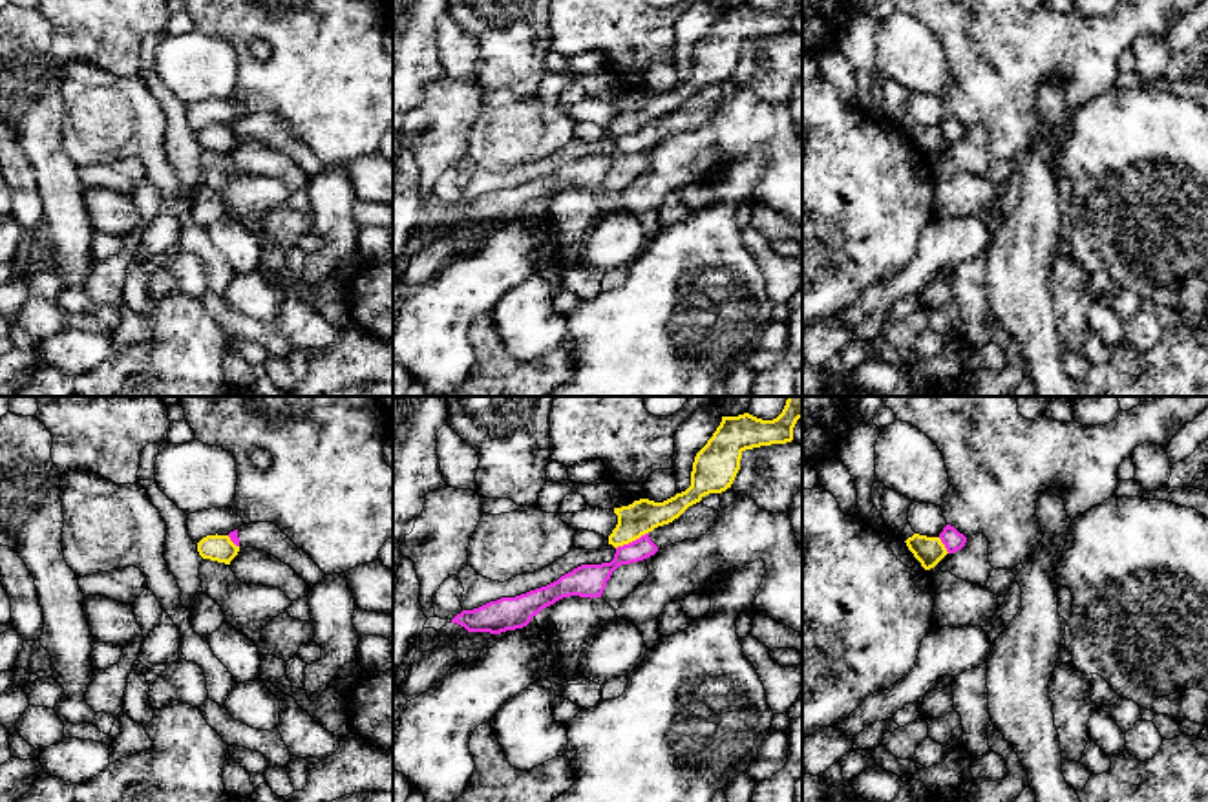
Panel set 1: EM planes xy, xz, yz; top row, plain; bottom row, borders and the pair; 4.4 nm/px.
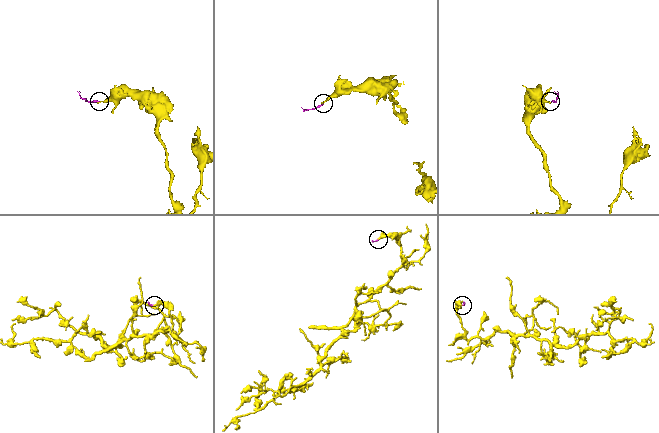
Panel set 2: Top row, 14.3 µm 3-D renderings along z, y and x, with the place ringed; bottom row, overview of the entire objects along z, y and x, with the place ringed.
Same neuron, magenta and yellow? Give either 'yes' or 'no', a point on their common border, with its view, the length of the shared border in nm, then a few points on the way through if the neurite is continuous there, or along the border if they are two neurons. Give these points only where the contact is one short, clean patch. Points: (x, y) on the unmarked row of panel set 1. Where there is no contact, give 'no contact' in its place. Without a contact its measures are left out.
no | xz (633, 132) | 160 nm | along xz (647, 123), (616, 139)

